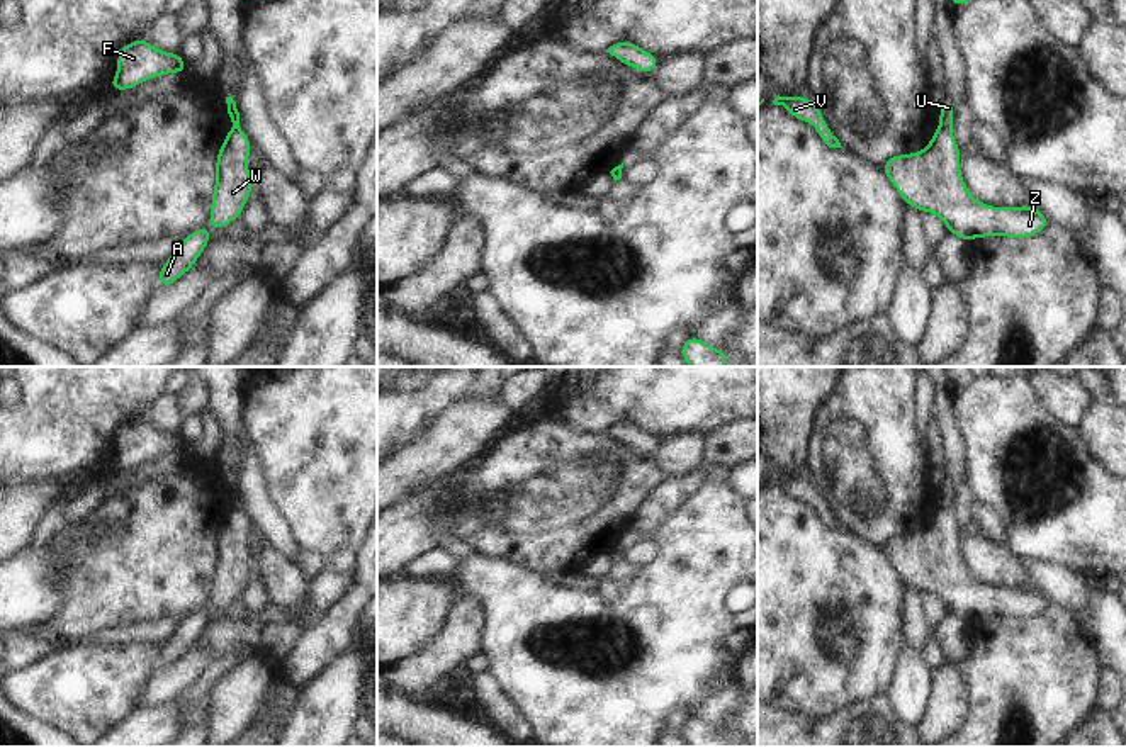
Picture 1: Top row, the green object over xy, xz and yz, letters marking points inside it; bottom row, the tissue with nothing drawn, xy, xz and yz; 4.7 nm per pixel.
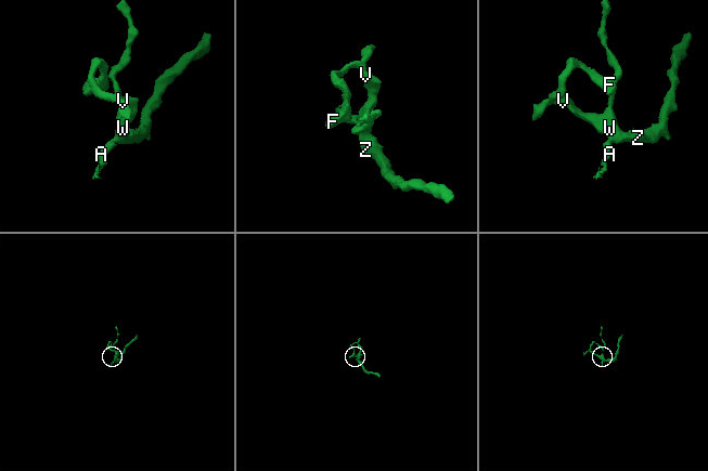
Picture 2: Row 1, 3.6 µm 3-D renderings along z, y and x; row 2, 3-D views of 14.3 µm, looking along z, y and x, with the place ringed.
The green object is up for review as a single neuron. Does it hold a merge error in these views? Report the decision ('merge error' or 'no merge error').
no merge error

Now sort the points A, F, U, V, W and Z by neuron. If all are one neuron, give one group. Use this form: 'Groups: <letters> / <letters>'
Groups: A F U V W Z

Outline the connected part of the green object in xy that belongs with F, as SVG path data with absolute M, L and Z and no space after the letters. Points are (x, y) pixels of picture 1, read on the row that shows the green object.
M139 36L136 42L126 42L117 51L117 75L109 80L109 87L110 90L126 92L146 80L187 71L189 65L178 51L165 53Z

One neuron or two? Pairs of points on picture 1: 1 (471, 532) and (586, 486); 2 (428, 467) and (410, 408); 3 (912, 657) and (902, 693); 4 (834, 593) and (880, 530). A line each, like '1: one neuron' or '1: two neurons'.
1: one neuron
2: two neurons
3: one neuron
4: two neurons

